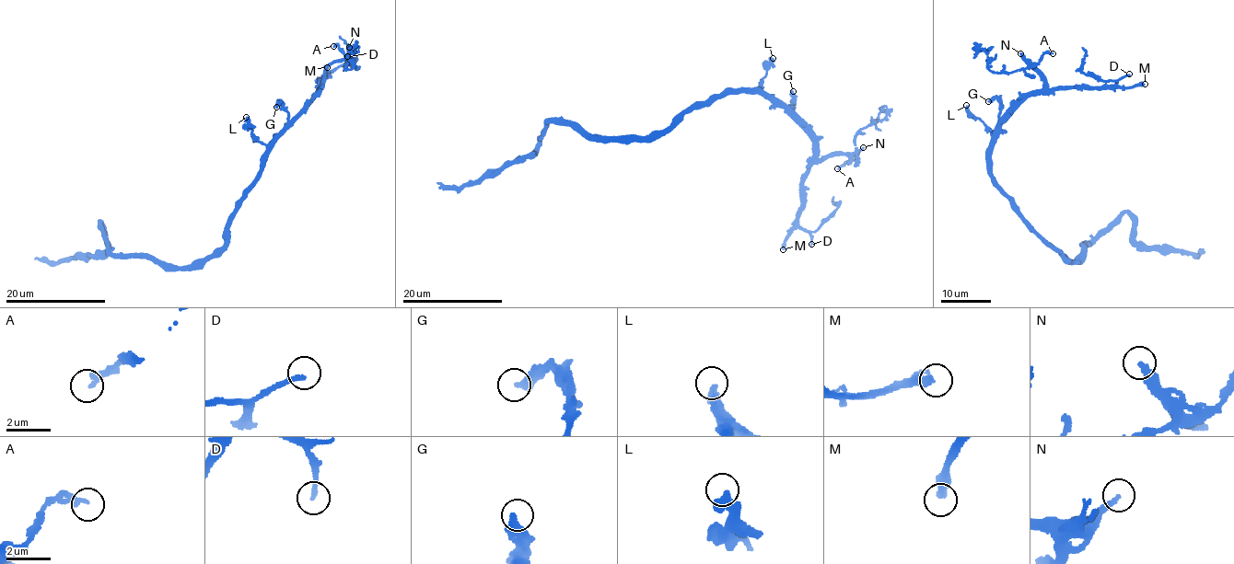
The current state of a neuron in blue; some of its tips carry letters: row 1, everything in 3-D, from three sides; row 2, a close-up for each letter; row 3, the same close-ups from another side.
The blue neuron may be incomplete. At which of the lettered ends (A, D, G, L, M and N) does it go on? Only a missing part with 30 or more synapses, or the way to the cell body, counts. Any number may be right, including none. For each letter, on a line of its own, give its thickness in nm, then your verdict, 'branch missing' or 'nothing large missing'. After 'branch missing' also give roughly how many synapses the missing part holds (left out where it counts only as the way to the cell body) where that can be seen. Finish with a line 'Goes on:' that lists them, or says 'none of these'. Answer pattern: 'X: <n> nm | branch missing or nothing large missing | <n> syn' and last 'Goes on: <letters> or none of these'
A: 240 nm | nothing large missing
D: 200 nm | nothing large missing
G: 320 nm | nothing large missing
L: 480 nm | nothing large missing
M: 400 nm | branch missing | 40 syn
N: 240 nm | branch missing | 45 syn
Goes on: M, N

